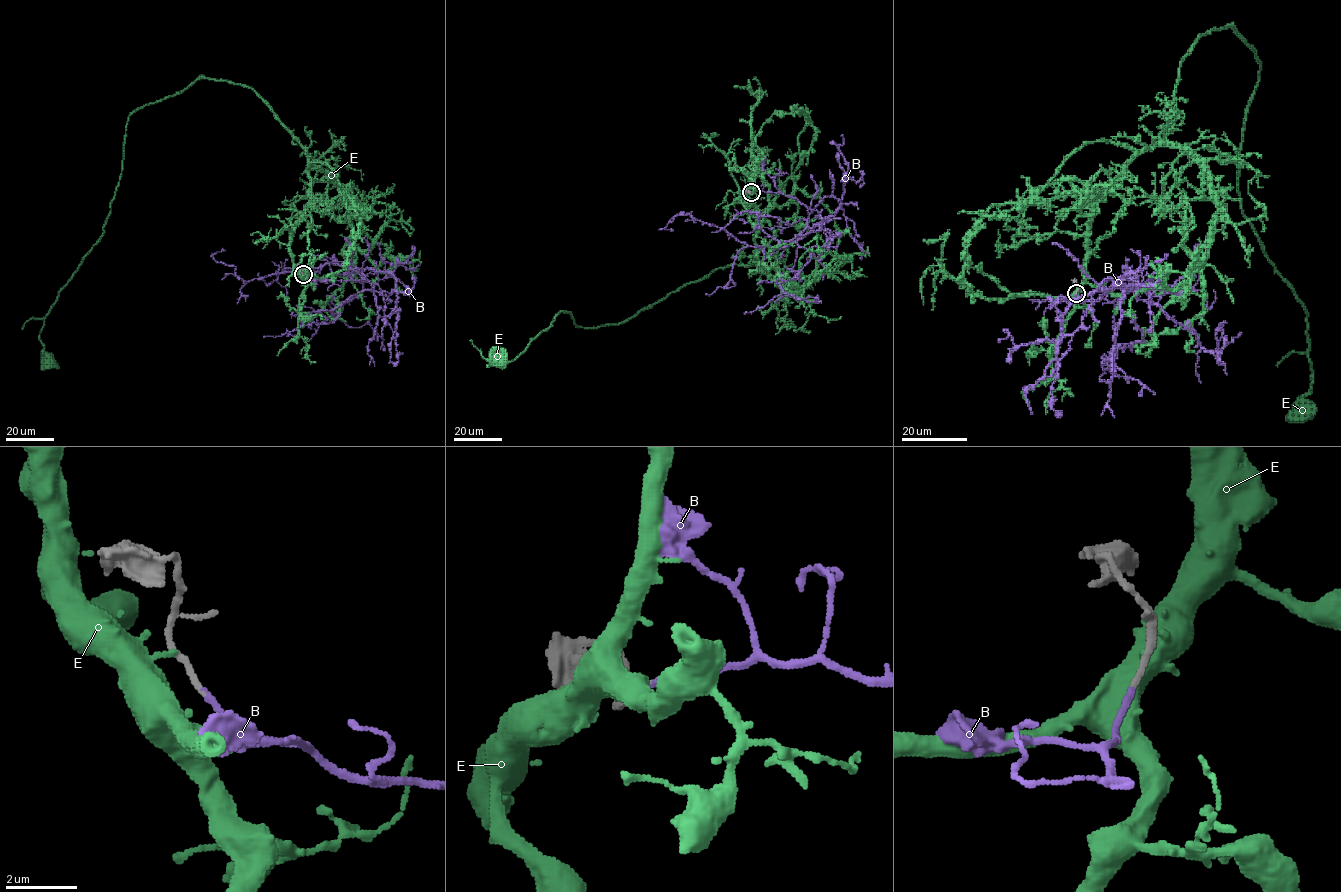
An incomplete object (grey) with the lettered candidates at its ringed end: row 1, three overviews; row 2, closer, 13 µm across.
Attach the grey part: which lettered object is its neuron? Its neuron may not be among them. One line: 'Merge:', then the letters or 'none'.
Merge: B

